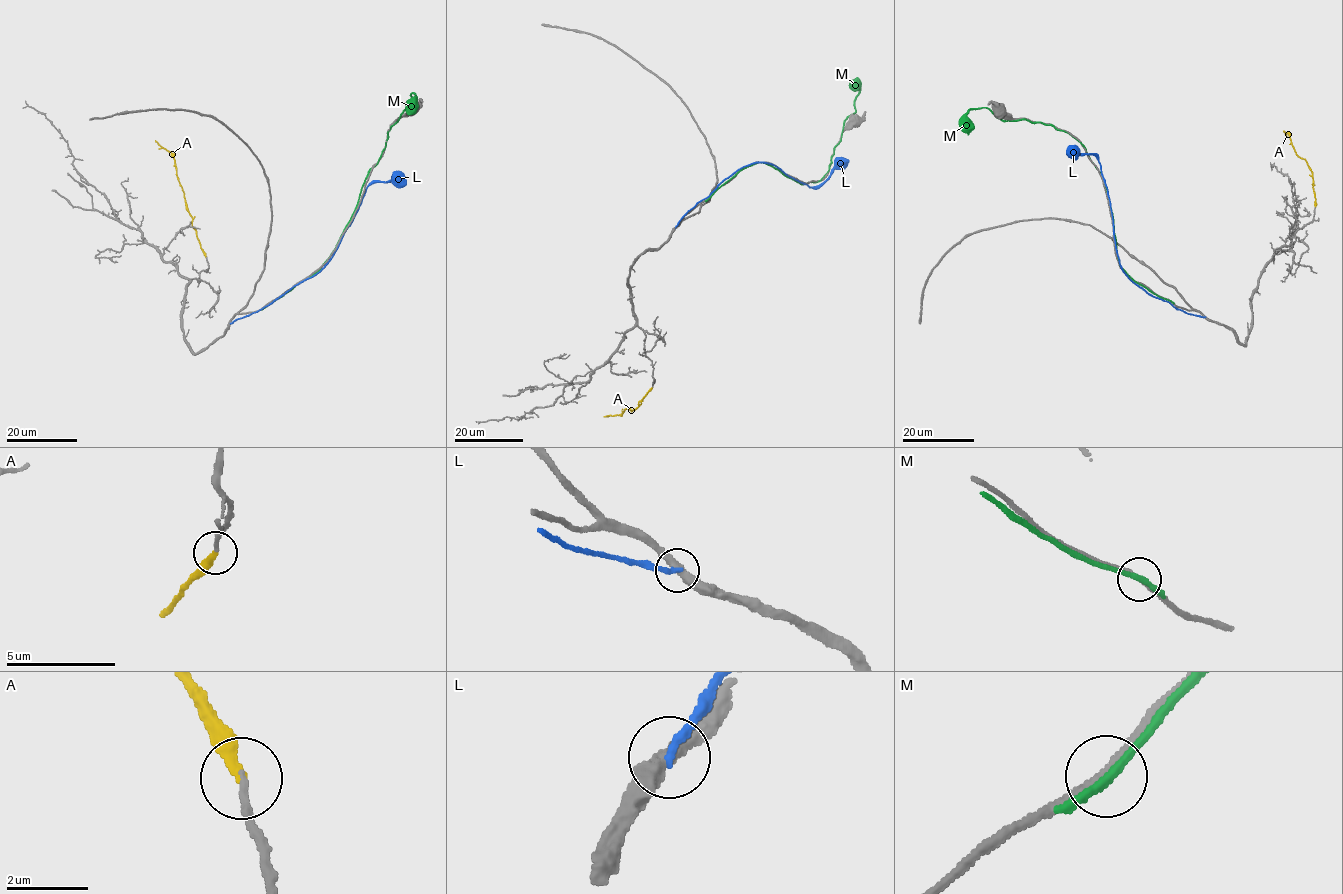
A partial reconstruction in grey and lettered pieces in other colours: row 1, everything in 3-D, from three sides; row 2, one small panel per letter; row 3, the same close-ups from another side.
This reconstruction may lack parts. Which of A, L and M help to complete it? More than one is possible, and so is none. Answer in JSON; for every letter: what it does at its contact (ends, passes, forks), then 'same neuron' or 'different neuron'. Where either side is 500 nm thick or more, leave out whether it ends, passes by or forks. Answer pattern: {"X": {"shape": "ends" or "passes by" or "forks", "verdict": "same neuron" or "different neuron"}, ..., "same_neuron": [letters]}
{"A": {"shape": "ends", "verdict": "same neuron"}, "L": {"shape": "ends", "verdict": "different neuron"}, "M": {"shape": "passes by", "verdict": "different neuron"}, "same_neuron": ["A"]}

